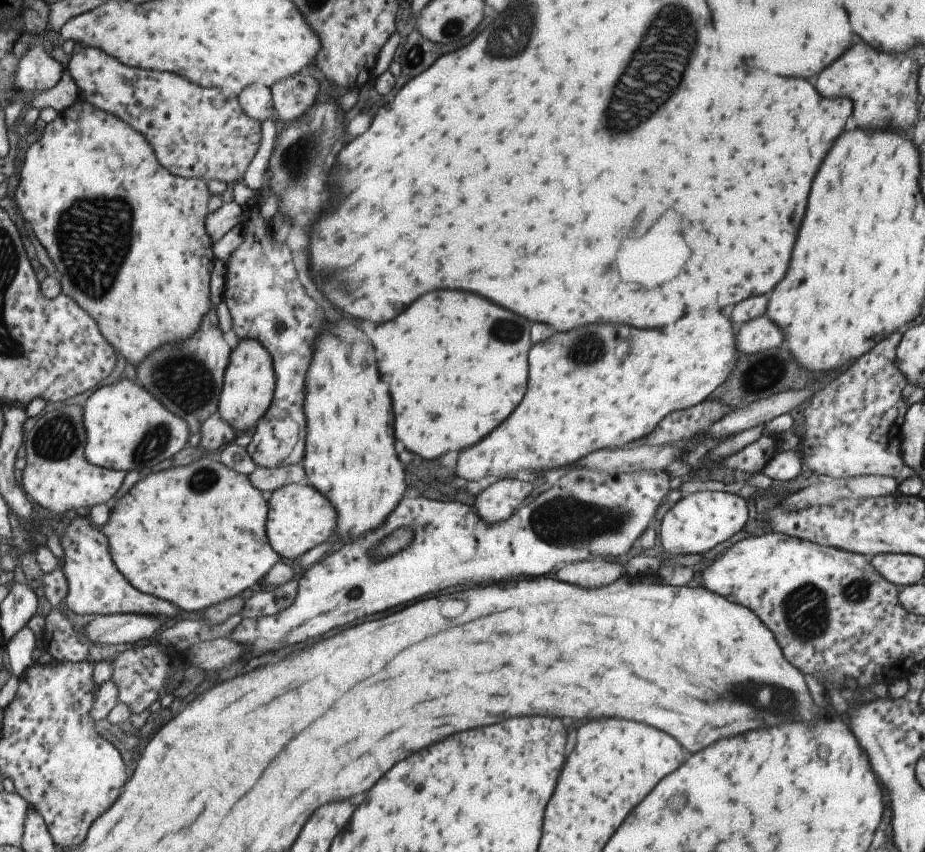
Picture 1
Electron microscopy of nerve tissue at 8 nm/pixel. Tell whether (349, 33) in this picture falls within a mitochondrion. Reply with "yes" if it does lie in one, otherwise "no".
no

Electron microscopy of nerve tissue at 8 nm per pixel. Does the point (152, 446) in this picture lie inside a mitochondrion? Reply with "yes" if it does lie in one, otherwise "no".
yes

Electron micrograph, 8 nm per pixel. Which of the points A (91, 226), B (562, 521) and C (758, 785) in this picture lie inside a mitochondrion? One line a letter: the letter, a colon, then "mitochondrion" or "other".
A: mitochondrion
B: mitochondrion
C: other

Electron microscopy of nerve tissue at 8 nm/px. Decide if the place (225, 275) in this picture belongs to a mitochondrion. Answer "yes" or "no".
no

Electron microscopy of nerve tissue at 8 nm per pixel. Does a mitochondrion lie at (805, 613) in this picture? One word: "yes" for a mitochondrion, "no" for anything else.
yes

